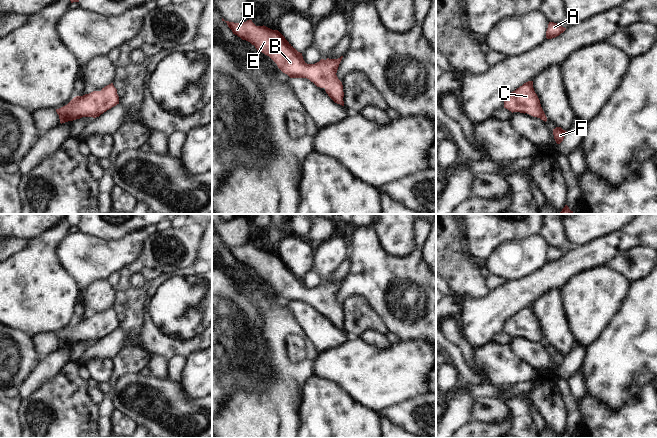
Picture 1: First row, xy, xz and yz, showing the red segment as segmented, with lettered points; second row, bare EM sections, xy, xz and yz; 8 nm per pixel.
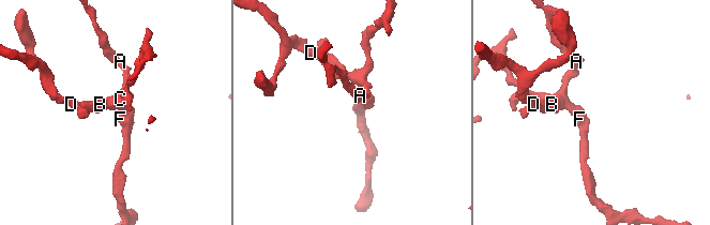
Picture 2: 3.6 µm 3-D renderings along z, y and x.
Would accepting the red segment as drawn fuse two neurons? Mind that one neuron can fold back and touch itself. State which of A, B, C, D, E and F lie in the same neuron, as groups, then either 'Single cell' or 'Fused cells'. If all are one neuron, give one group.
Groups: A B C D E F. Single cell.

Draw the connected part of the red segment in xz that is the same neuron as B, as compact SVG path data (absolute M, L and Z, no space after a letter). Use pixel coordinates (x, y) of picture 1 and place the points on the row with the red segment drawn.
M252 20L246 22L234 23L225 21L233 34L246 40L255 46L258 52L262 52L269 56L278 66L278 68L290 78L307 78L313 82L317 87L324 88L328 96L337 104L344 106L344 92L342 82L338 79L336 73L339 64L343 58L338 59L321 59L315 64L307 64L302 56L278 31L272 30L266 26L256 26Z

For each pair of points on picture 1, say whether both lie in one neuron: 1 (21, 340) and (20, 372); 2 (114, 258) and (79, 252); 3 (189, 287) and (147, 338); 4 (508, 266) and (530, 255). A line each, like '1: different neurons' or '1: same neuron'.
1: same neuron
2: same neuron
3: same neuron
4: same neuron

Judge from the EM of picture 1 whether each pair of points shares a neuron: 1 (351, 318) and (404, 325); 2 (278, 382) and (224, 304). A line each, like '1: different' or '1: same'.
1: different
2: different

